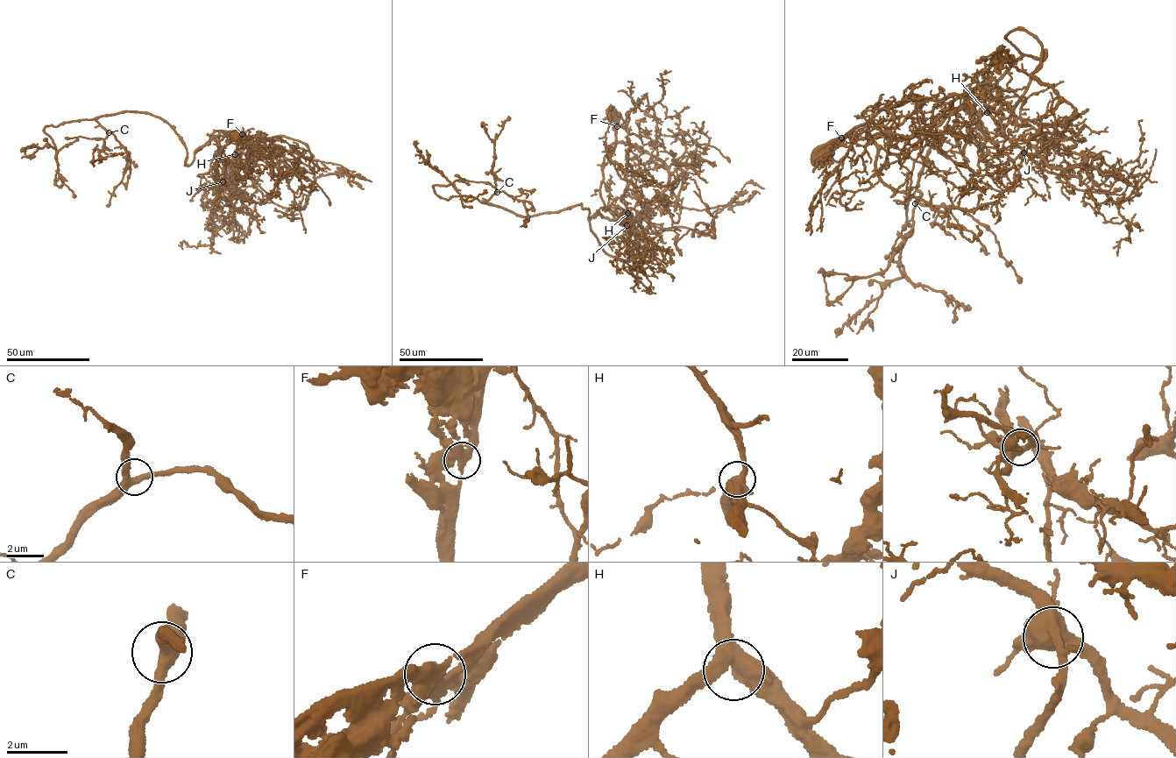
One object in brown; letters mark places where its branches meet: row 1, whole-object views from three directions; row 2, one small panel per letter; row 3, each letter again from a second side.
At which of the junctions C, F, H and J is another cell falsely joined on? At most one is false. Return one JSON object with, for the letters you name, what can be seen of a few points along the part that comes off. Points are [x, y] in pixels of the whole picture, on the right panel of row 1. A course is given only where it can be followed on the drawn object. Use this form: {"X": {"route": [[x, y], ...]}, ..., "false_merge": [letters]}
{"false_merge": []}

